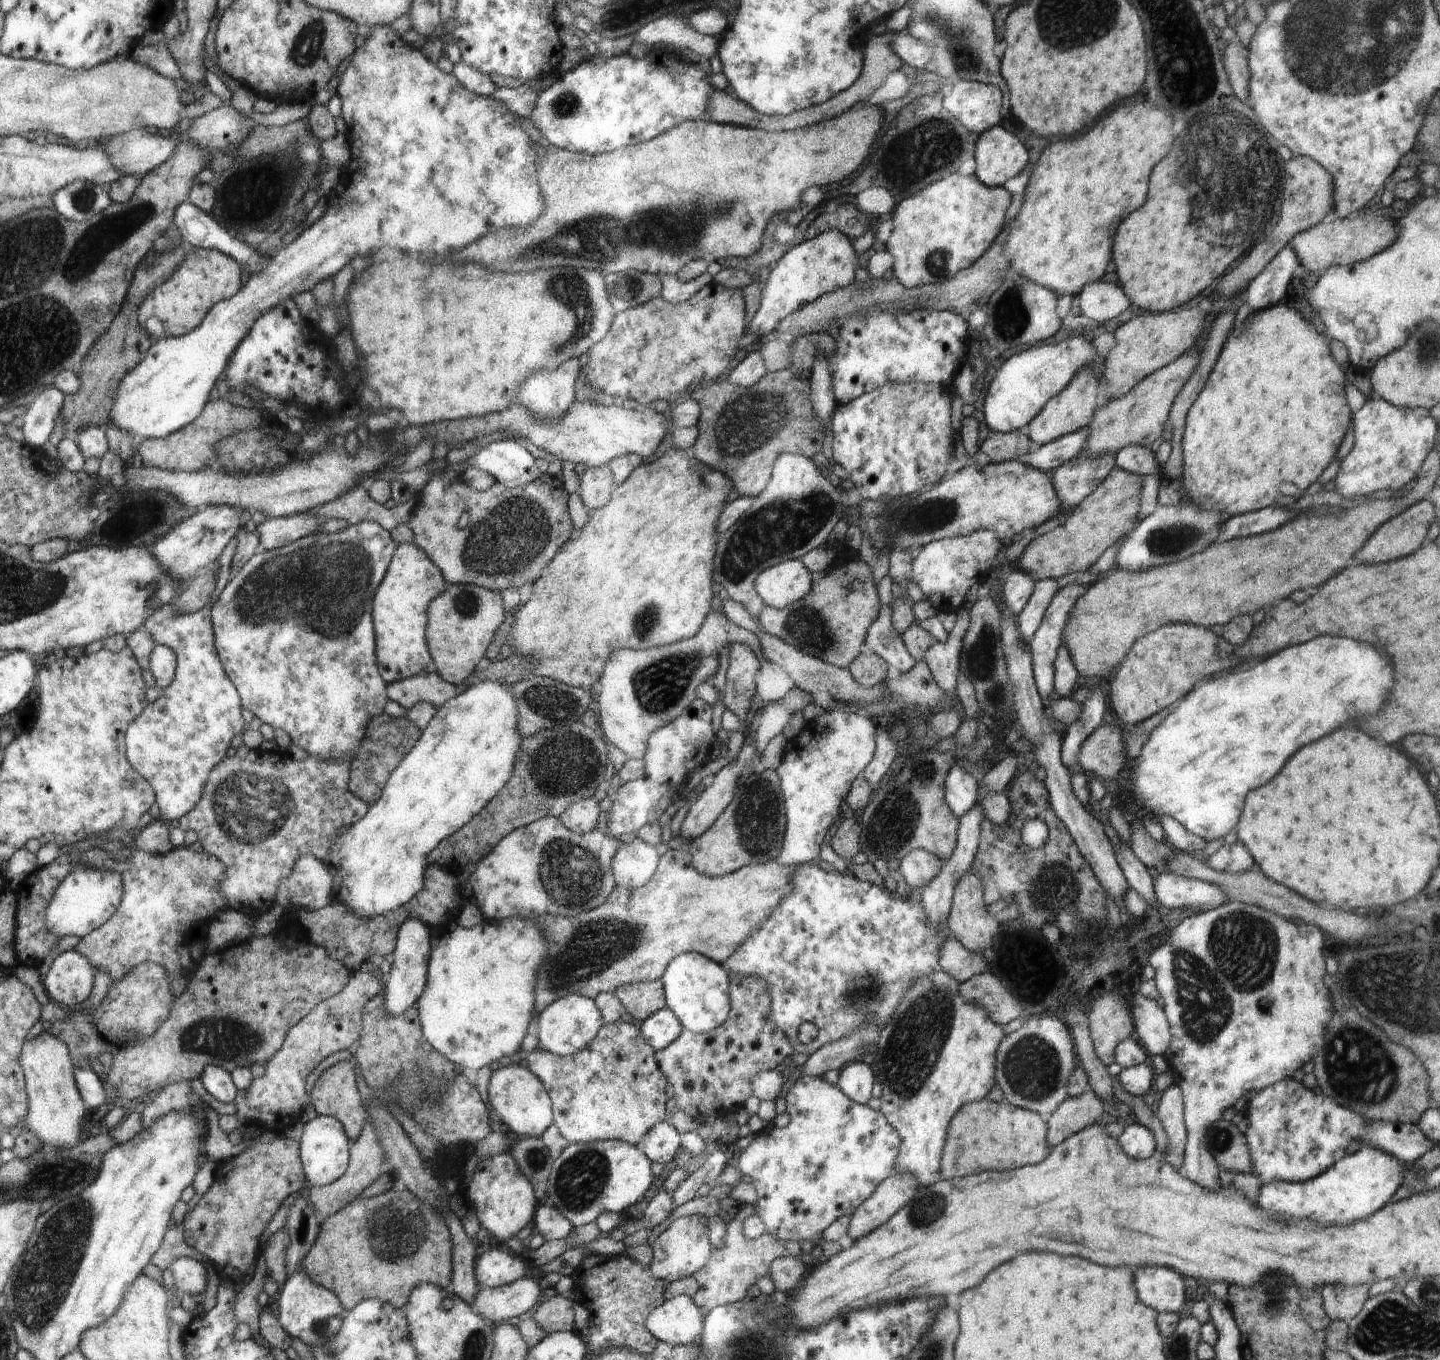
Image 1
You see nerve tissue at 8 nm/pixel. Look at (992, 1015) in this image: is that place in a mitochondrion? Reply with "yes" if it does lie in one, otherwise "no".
no

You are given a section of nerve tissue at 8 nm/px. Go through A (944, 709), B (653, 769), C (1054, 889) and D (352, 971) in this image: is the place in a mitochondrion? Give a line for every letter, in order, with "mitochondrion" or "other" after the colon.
A: other
B: other
C: mitochondrion
D: other

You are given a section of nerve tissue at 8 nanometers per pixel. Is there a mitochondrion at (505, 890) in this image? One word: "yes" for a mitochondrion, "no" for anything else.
no

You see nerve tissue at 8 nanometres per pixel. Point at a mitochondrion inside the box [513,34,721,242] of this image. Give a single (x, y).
(567, 106)

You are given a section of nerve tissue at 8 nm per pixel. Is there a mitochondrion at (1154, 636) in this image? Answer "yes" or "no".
no

